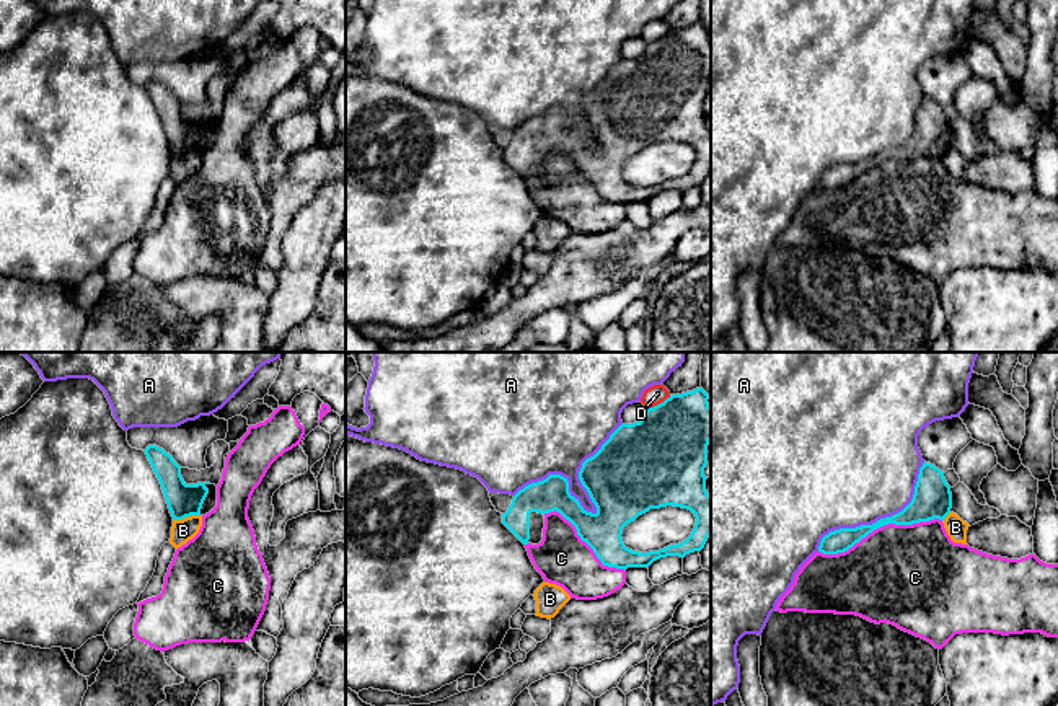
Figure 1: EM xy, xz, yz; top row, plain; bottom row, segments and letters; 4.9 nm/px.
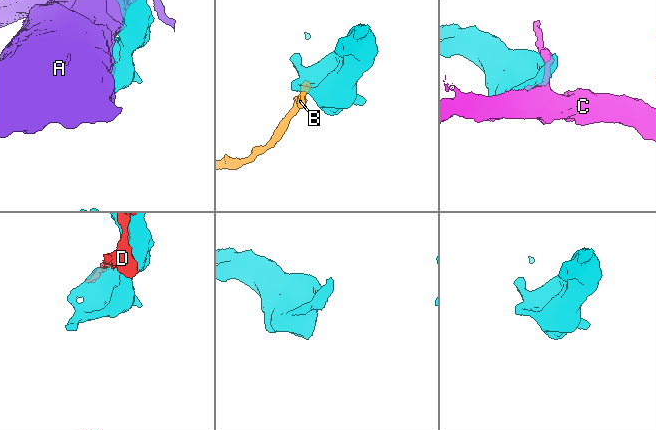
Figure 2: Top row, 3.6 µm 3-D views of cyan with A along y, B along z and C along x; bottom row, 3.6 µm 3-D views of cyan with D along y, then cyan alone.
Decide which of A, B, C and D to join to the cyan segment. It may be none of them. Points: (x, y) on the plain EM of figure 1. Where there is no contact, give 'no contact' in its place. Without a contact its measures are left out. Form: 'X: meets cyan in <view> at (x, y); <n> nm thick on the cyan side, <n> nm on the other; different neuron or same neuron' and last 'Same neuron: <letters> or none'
A: meets cyan in xz at (594, 149); 400 nm thick on the cyan side, 90 nm on the other; different neuron
B: meets cyan in xy at (186, 150); 160 nm thick on the cyan side, 110 nm on the other; different neuron
C: meets cyan in yz at (881, 160); 160 nm thick on the cyan side, 480 nm on the other; different neuron
D: meets cyan in xz at (661, 38); 420 nm thick on the cyan side, 90 nm on the other; different neuron
Same neuron: none

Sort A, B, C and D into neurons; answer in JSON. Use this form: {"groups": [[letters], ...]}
{"groups": [["A"], ["B"], ["C"], ["D"]]}

